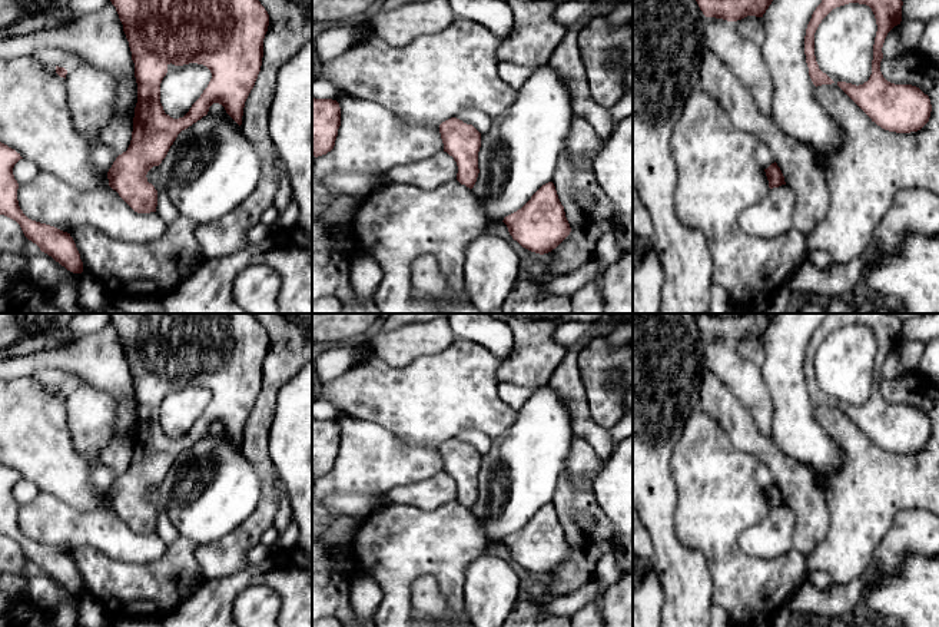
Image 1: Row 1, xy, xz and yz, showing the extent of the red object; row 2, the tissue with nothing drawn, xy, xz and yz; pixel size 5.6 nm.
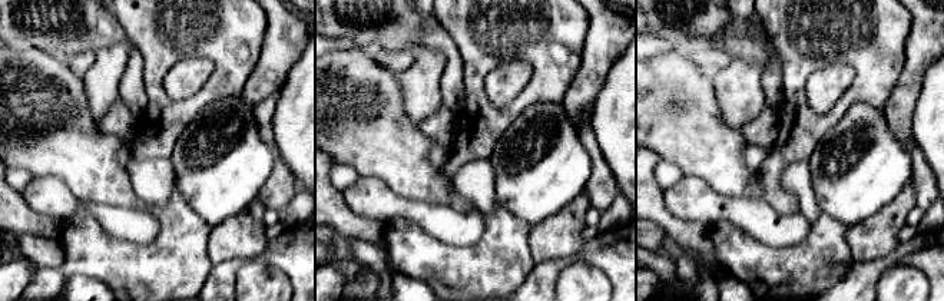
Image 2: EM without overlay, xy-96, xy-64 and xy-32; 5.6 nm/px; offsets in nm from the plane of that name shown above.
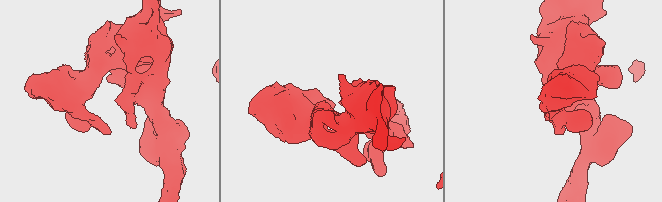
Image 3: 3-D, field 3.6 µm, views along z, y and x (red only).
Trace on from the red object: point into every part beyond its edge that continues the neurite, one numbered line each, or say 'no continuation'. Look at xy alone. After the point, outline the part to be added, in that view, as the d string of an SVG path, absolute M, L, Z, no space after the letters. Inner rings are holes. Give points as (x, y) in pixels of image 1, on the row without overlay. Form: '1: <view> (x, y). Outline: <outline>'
no continuation

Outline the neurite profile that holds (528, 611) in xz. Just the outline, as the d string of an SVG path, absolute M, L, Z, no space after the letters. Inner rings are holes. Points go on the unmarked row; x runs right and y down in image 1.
M521 596L502 627L573 627L568 616L544 610L540 596Z

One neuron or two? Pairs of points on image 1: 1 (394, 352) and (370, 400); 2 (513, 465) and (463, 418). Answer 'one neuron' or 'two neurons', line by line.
1: two neurons
2: two neurons

